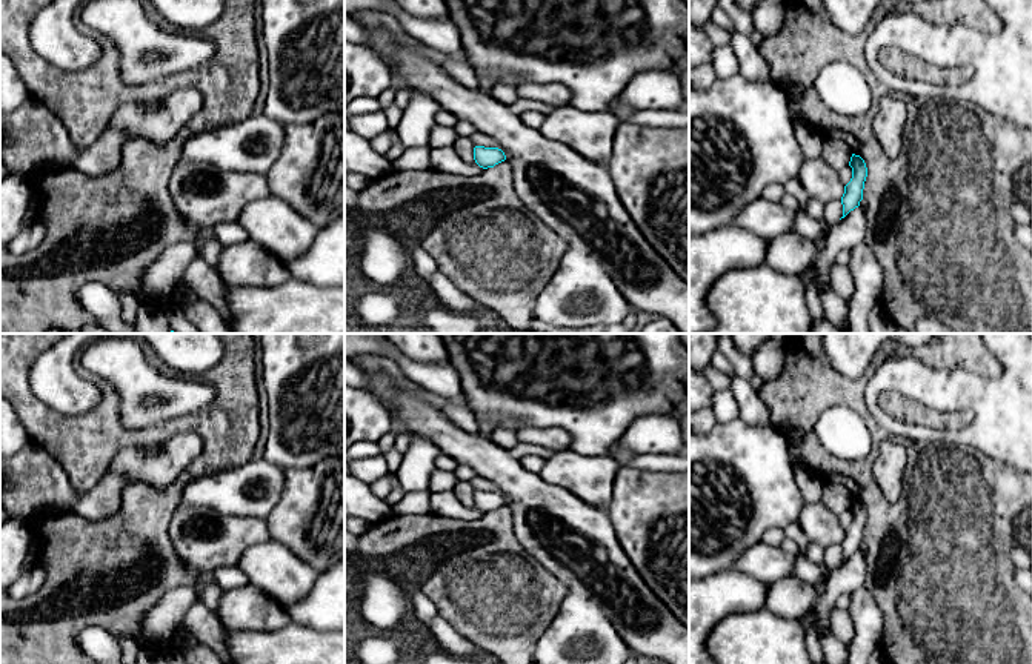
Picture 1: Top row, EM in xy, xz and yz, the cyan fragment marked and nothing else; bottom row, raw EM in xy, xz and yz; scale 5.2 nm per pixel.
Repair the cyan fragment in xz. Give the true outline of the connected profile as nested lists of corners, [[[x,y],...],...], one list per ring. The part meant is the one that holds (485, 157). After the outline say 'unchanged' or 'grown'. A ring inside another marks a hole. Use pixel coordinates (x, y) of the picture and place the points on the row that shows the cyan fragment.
[[[475,146],[474,160],[480,168],[488,169],[488,168],[494,168],[495,164],[504,161],[506,155],[498,148]]] | unchanged

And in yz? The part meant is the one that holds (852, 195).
[[[852,154],[849,166],[852,168],[852,178],[844,186],[844,194],[841,197],[843,217],[844,218],[851,211],[860,206],[863,200],[864,181],[867,177],[867,168],[864,160],[860,155]]] | unchanged

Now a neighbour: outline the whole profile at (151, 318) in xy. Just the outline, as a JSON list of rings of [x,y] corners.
[[[140,304],[135,327],[140,334],[171,334],[165,307],[160,304]]]

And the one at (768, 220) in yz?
[[[760,197],[737,215],[734,224],[771,241],[781,234],[794,232],[795,215],[797,212],[780,201],[767,201]]]

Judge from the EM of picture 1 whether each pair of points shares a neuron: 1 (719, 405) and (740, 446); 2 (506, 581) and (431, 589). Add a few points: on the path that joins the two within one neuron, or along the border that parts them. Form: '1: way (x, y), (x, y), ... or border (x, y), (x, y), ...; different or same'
1: border (739, 415), (717, 423); different
2: way (488, 587), (449, 587); same

